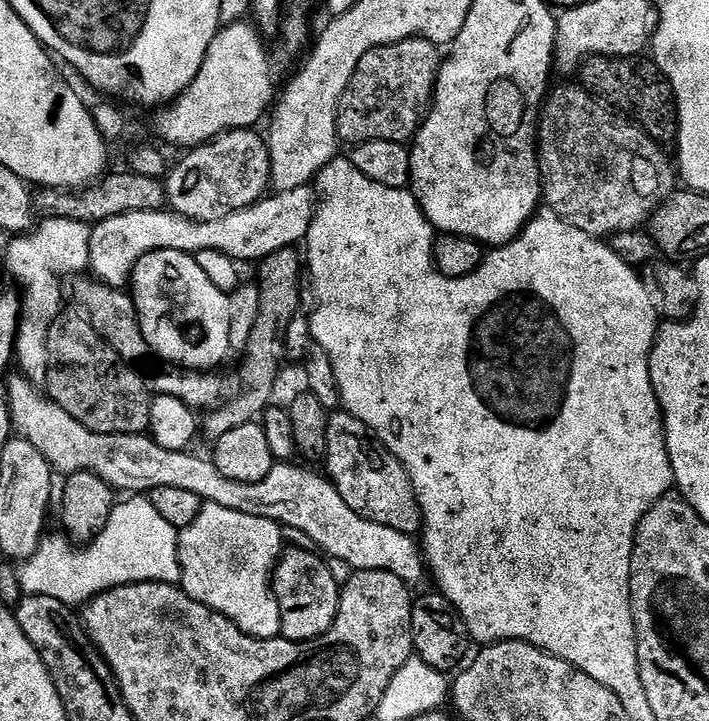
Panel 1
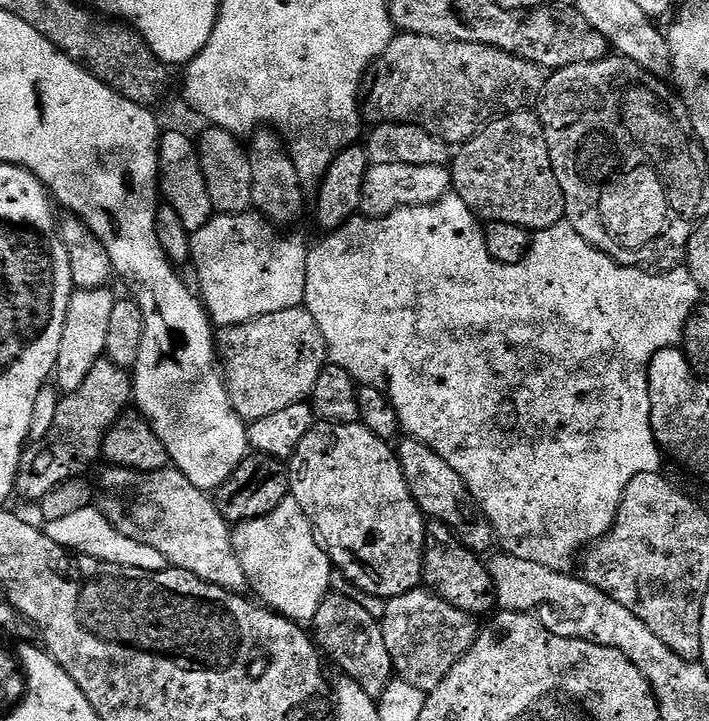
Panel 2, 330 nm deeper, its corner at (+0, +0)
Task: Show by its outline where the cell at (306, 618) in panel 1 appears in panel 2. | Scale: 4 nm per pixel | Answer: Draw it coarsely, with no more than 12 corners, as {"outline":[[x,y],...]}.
{"outline":[[336,591],[310,622],[321,653],[374,698],[394,679],[381,621]]}

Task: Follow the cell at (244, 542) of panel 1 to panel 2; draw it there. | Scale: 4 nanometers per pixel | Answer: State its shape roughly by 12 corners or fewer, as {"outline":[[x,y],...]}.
{"outline":[[302,506],[235,525],[245,581],[311,622],[334,569]]}

